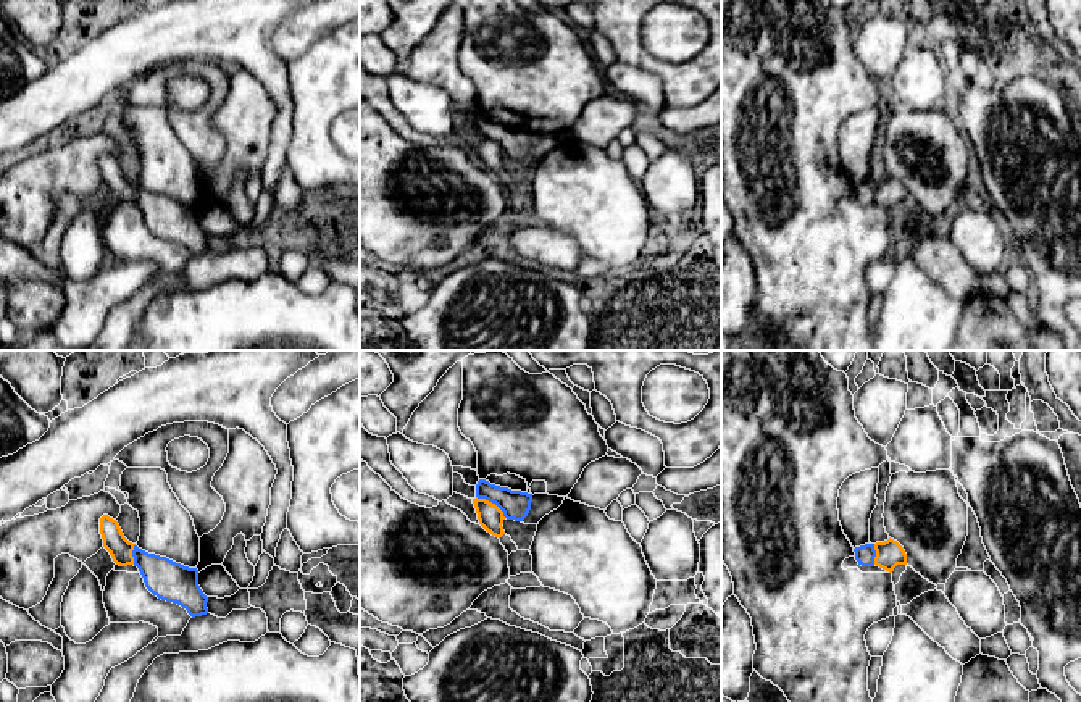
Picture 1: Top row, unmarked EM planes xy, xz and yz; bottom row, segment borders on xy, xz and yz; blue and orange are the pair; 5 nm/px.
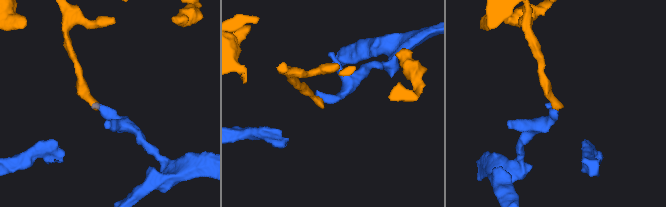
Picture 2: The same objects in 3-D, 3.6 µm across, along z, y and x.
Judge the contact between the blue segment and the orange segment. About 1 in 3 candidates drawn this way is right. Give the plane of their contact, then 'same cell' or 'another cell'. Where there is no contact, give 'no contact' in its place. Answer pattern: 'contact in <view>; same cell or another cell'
contact in xz; another cell

